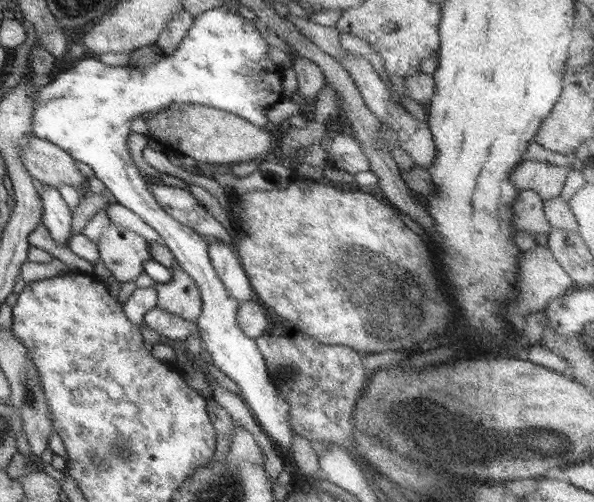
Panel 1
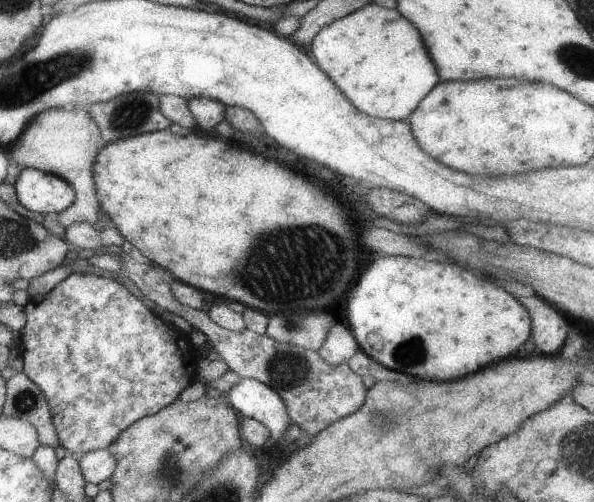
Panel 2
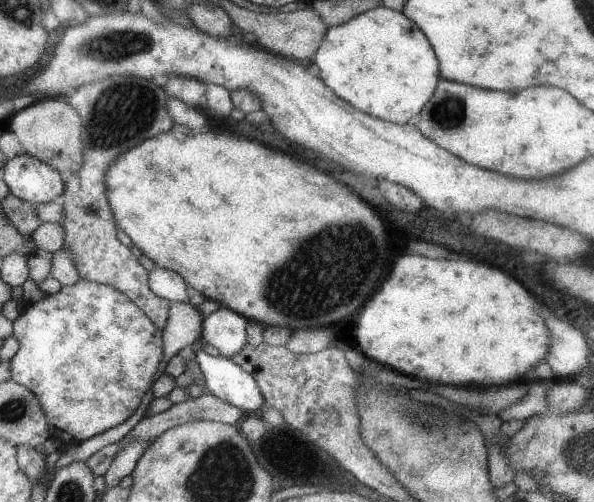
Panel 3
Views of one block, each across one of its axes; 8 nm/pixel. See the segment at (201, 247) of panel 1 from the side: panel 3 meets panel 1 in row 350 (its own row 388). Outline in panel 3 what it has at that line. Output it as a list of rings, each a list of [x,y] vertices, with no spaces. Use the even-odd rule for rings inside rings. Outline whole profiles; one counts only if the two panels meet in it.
[[[202,348],[195,352],[207,393],[242,410],[245,415],[255,414],[265,400],[256,380],[232,359],[208,355]]]

